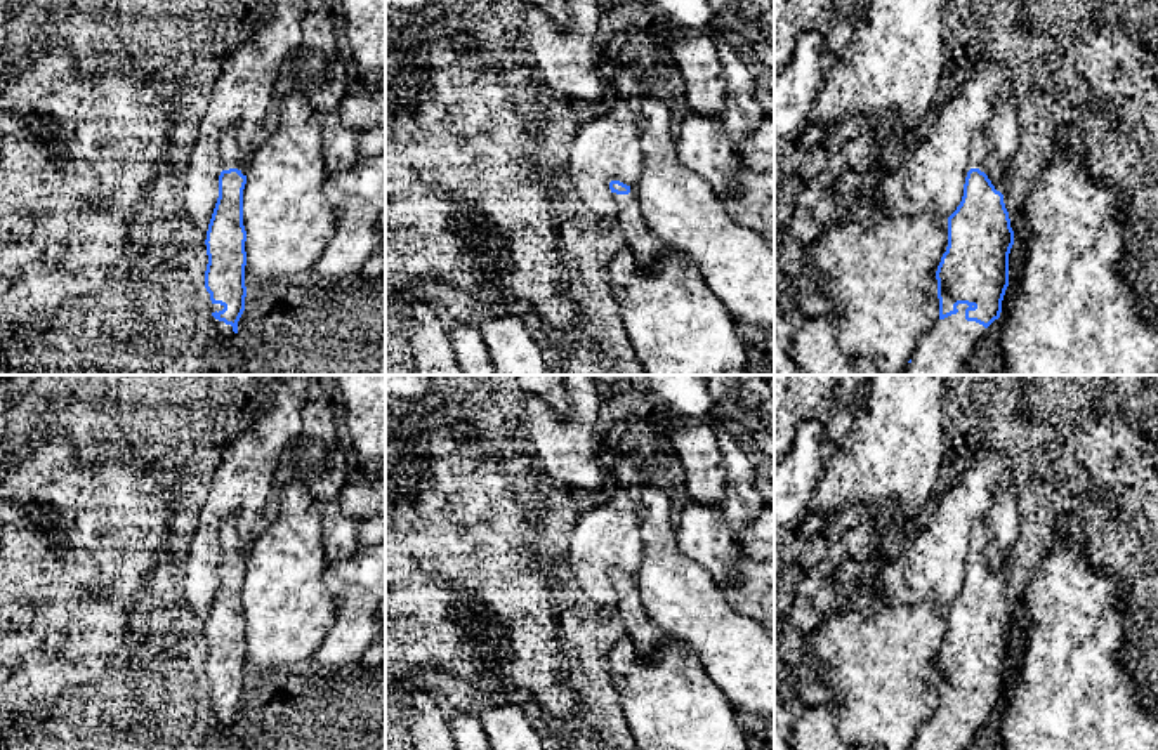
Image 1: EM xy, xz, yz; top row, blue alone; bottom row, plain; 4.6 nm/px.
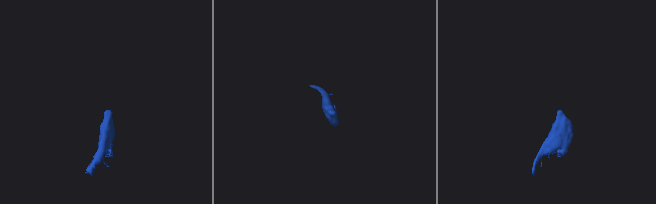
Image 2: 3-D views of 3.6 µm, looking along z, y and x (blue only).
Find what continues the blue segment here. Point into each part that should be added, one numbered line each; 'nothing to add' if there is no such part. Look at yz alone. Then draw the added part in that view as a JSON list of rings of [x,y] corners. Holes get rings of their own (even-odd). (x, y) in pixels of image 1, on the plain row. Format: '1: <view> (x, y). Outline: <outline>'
1: yz (981, 535). Outline: [[[979,521],[972,530],[970,557],[979,557],[981,561],[988,564],[988,568],[990,568],[990,557],[991,557],[991,538],[993,538],[993,533],[988,528],[988,524]]]
2: yz (952, 728). Outline: [[[958,693],[957,703],[936,708],[913,740],[911,750],[967,750],[986,717],[965,708],[967,693]]]

